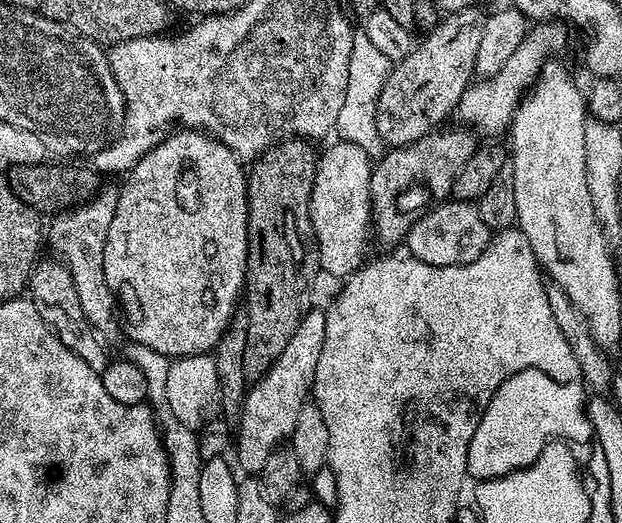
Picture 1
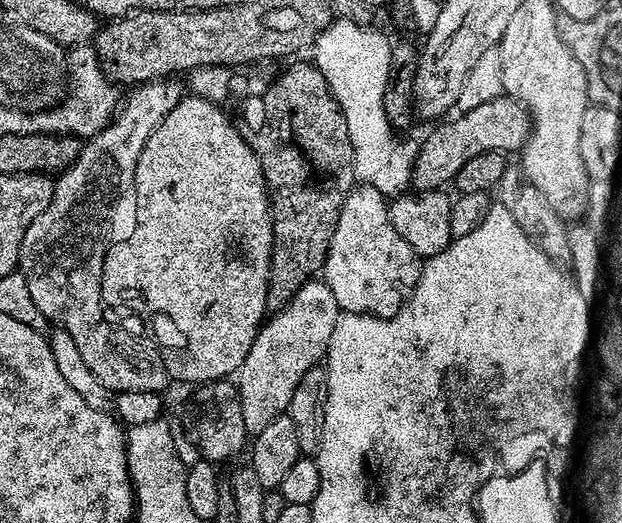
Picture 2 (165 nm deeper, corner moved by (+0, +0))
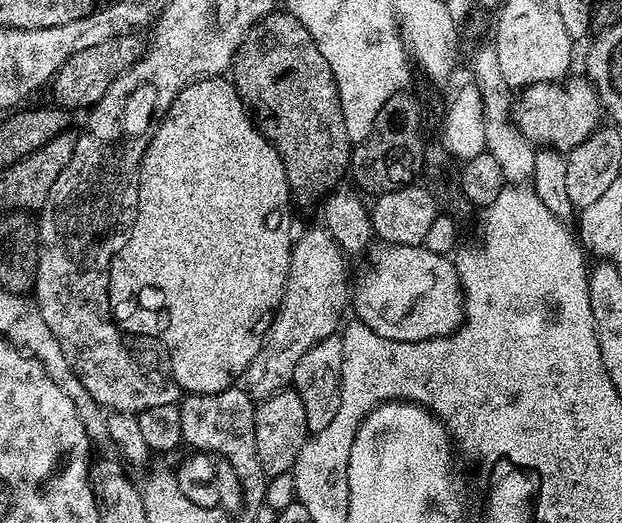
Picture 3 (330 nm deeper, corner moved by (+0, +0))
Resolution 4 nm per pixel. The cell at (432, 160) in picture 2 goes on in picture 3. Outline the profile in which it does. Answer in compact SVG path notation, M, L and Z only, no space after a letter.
M573 75L563 83L529 84L523 93L524 105L520 113L515 113L516 129L528 139L533 146L544 146L552 139L568 140L572 144L581 144L590 138L590 134L601 127L602 105L596 89L588 83L583 75Z

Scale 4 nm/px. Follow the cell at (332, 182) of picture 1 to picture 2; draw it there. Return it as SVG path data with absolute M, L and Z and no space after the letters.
M368 184L353 187L338 214L334 234L324 258L322 279L330 286L334 302L344 312L367 312L370 316L395 316L406 299L405 290L420 279L422 258L388 221L385 193Z

